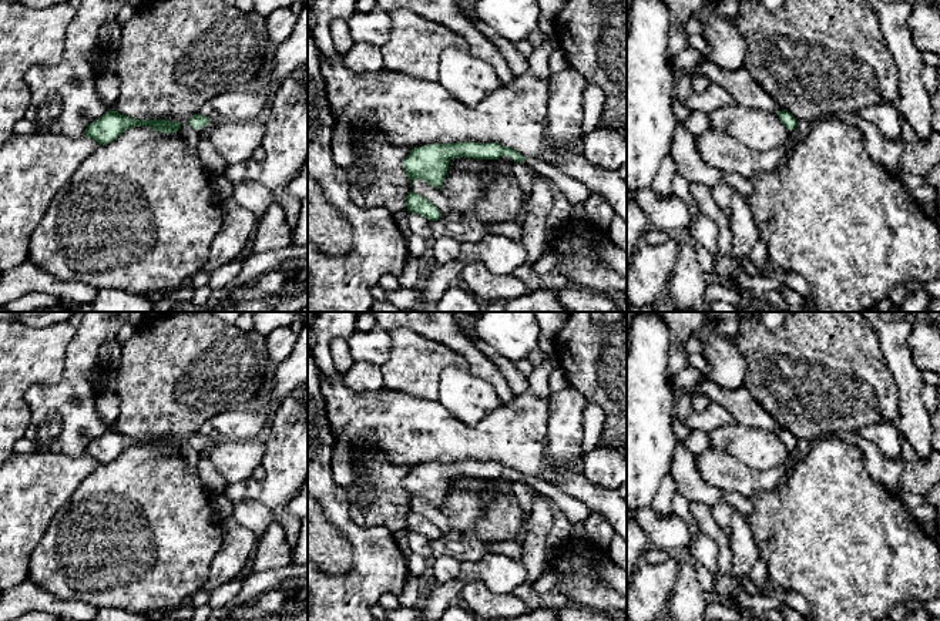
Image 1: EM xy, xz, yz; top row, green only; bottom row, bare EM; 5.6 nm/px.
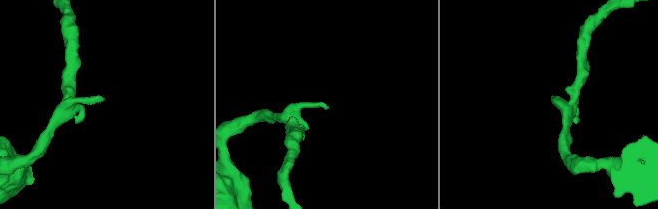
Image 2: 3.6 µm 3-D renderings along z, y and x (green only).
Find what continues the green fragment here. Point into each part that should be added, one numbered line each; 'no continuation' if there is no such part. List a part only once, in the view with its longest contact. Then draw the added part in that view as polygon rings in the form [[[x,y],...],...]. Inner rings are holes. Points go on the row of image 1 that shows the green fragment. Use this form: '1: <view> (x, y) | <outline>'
1: xy (191, 134) | [[[212,117],[207,127],[212,127],[215,124],[215,120],[216,120],[216,117]],[[184,121],[181,124],[181,130],[175,131],[175,132],[185,137],[189,150],[197,151],[197,147],[199,142],[199,135],[202,132],[202,130],[207,127],[202,127],[197,131],[195,128],[191,127],[189,121]]]

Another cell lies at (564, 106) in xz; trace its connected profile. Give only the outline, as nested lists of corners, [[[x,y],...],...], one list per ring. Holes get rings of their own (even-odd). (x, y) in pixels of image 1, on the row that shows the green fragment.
[[[565,67],[550,78],[545,128],[557,150],[580,150],[584,117],[583,95],[588,81],[575,70]]]

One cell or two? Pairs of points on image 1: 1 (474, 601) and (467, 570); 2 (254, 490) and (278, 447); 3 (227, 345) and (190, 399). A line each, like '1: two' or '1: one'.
1: two
2: one
3: one

